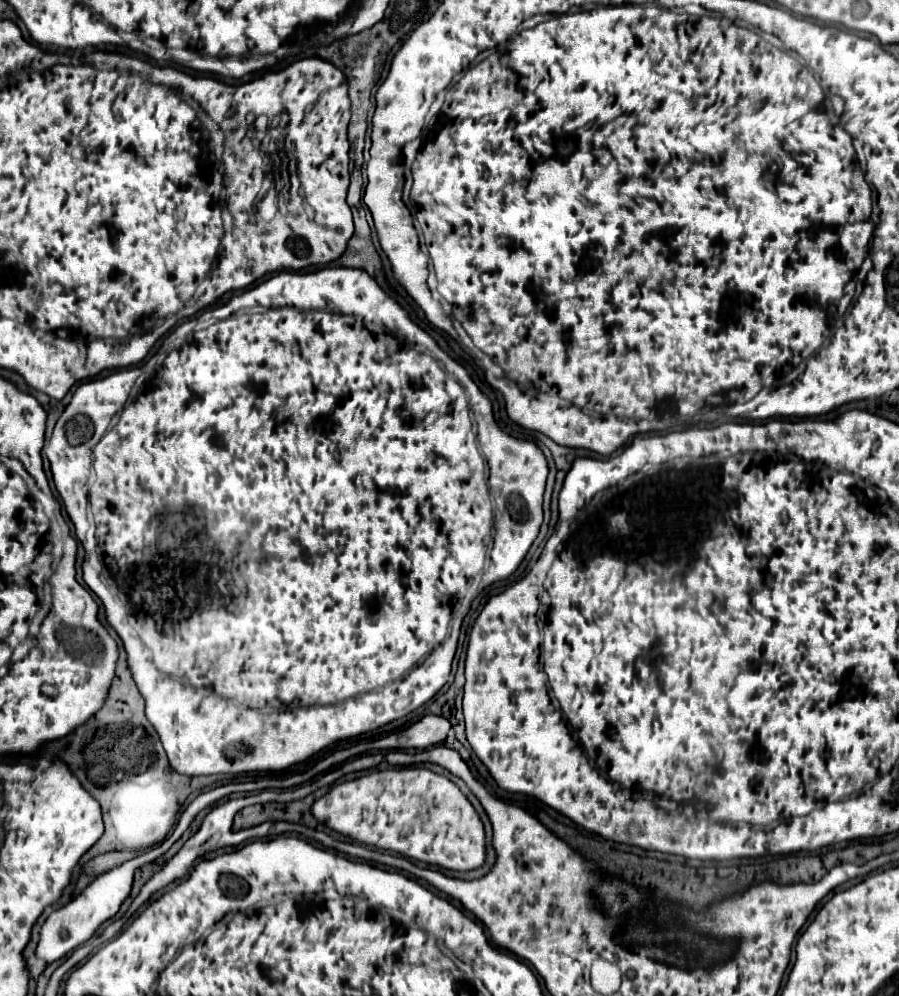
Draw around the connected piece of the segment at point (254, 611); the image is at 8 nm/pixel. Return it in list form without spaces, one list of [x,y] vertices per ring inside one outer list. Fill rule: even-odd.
[[[325,266],[315,272],[300,273],[297,271],[280,271],[276,276],[272,276],[270,280],[254,286],[252,290],[244,292],[242,296],[236,296],[230,300],[230,304],[218,308],[218,310],[210,310],[204,314],[204,318],[214,320],[214,324],[210,324],[208,328],[196,330],[194,328],[194,320],[188,322],[186,326],[182,324],[172,336],[170,336],[166,344],[170,344],[172,348],[166,352],[164,348],[160,348],[160,354],[152,356],[144,366],[140,368],[124,368],[118,370],[102,380],[90,380],[84,382],[76,388],[70,404],[66,406],[66,410],[62,412],[60,420],[56,422],[56,428],[52,432],[50,444],[46,448],[46,456],[50,460],[50,468],[52,468],[52,476],[54,476],[54,484],[56,490],[60,492],[64,504],[66,504],[66,512],[70,516],[70,520],[74,522],[76,528],[76,536],[80,538],[80,542],[86,548],[86,560],[84,560],[84,582],[88,584],[88,588],[102,600],[104,608],[106,608],[106,616],[108,622],[112,624],[112,628],[118,632],[118,636],[124,642],[126,654],[128,654],[128,664],[134,676],[134,682],[138,686],[138,690],[142,692],[144,700],[146,700],[146,716],[150,720],[150,724],[156,728],[160,742],[164,744],[164,750],[168,754],[170,766],[180,772],[184,776],[202,776],[212,774],[229,774],[238,775],[249,772],[281,772],[289,767],[310,758],[314,752],[326,748],[328,744],[342,740],[342,738],[350,738],[350,736],[358,736],[364,734],[368,730],[380,728],[388,722],[394,722],[406,714],[410,714],[412,710],[420,708],[424,702],[428,702],[446,682],[448,682],[448,674],[450,674],[450,666],[456,654],[458,647],[459,635],[452,634],[448,636],[448,628],[452,628],[454,622],[460,624],[460,632],[464,617],[470,609],[471,602],[474,597],[478,584],[482,582],[482,574],[488,568],[488,586],[496,580],[504,580],[508,578],[523,561],[527,555],[532,542],[538,536],[540,524],[542,524],[542,494],[544,494],[544,486],[546,486],[546,476],[548,476],[548,464],[544,454],[540,452],[540,448],[536,444],[528,444],[524,440],[512,438],[508,434],[504,434],[496,422],[494,422],[494,414],[492,414],[492,404],[490,400],[484,396],[472,378],[468,376],[466,368],[458,361],[451,358],[448,354],[438,346],[437,342],[428,336],[422,328],[418,328],[408,314],[376,284],[376,280],[372,276],[368,276],[364,270],[360,268],[346,267],[329,267]],[[240,310],[260,310],[260,312],[248,312],[248,314],[240,314],[236,316],[236,312]],[[120,414],[120,420],[112,426],[114,416]],[[94,468],[96,472],[96,482],[90,486],[89,478]],[[88,504],[92,510],[92,518],[94,518],[94,538],[86,538],[88,532]],[[182,536],[188,536],[188,546],[180,546],[184,542]],[[116,584],[126,584],[128,586],[128,596],[120,598],[116,592]]]

